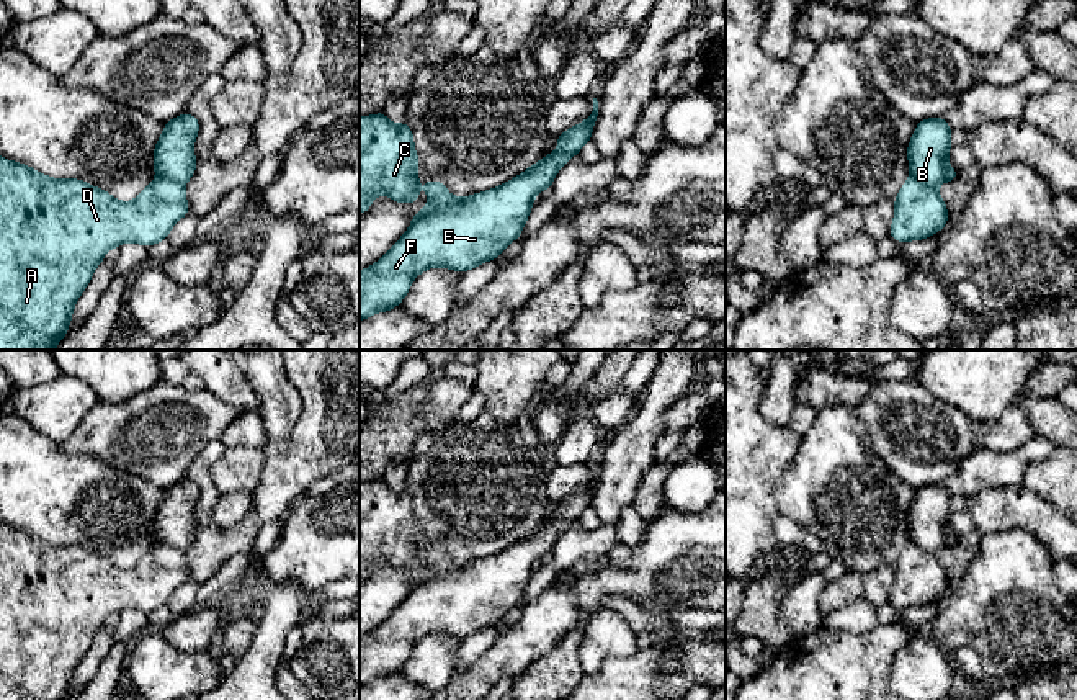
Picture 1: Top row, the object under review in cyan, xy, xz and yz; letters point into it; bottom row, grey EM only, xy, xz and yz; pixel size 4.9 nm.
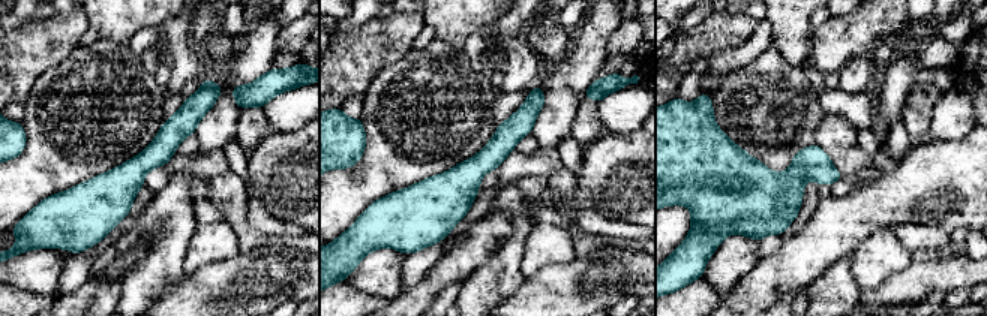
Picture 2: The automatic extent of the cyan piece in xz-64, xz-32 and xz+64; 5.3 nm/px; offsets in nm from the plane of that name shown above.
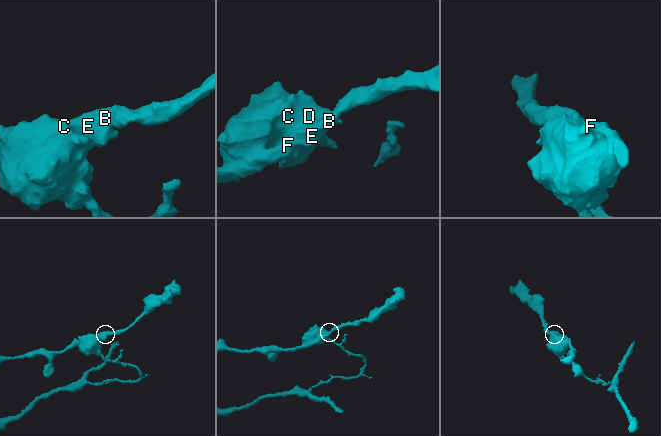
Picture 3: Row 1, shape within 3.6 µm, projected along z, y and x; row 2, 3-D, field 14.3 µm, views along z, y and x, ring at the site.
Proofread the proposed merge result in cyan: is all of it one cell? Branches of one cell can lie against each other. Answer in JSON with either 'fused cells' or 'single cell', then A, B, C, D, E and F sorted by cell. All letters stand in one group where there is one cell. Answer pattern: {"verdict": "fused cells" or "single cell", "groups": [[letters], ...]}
{"verdict": "fused cells", "groups": [["A", "C", "D"], ["B", "E", "F"]]}

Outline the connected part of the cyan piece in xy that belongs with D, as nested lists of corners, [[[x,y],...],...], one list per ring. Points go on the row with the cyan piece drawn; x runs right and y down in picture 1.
[[[0,157],[0,350],[54,350],[105,254],[124,242],[149,247],[165,240],[188,211],[185,186],[168,178],[155,178],[136,200],[123,203],[83,180],[57,180]]]

